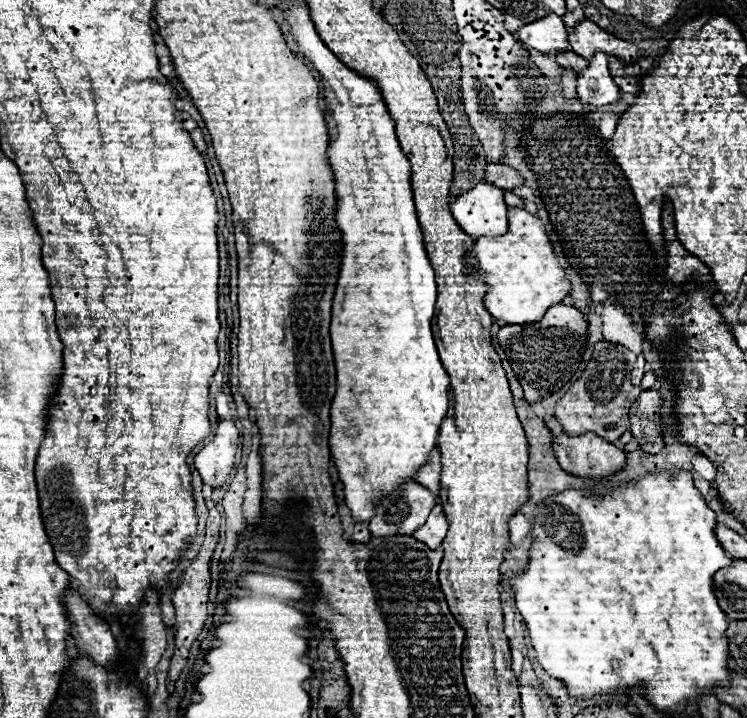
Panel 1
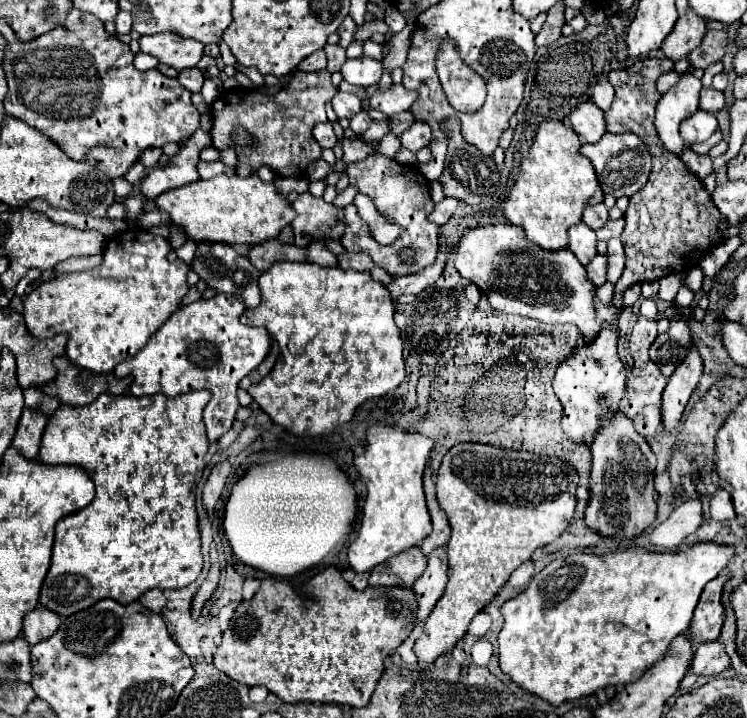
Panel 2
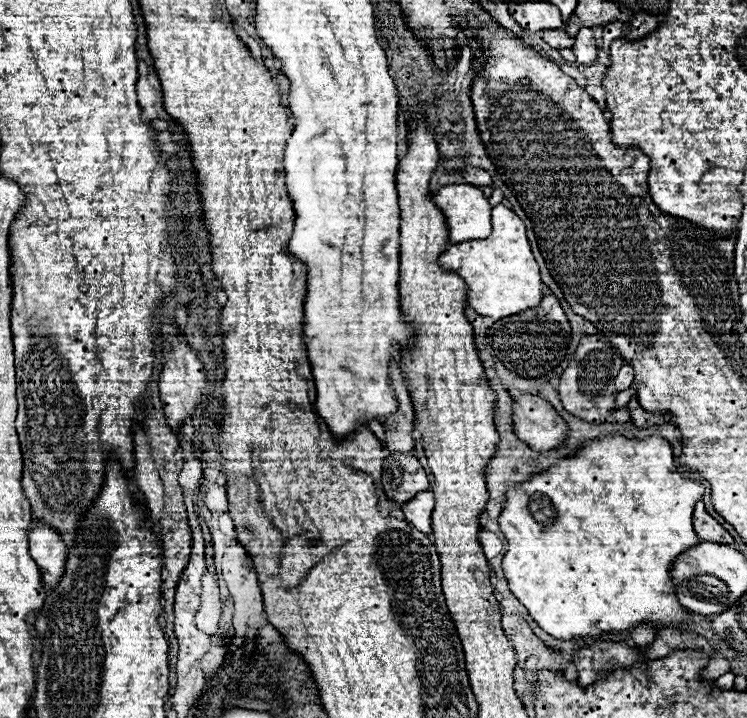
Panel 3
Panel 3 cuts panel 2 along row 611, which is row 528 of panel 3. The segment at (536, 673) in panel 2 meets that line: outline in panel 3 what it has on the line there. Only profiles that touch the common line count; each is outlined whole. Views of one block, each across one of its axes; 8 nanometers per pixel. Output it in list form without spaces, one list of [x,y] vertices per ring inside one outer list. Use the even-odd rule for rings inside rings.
[[[610,436],[610,438],[598,438],[596,442],[588,442],[576,452],[576,456],[558,460],[556,466],[548,468],[540,476],[534,476],[532,480],[520,486],[512,486],[508,490],[506,506],[500,514],[500,528],[508,544],[508,550],[502,558],[502,570],[506,574],[508,588],[520,600],[520,604],[528,608],[534,622],[556,640],[574,640],[574,636],[590,638],[590,636],[602,636],[604,632],[626,632],[640,624],[652,624],[656,630],[660,628],[684,630],[692,620],[688,616],[688,610],[678,602],[678,598],[672,598],[674,586],[670,578],[670,566],[676,562],[674,558],[678,558],[684,550],[700,544],[700,538],[696,536],[692,526],[692,514],[696,502],[700,502],[702,496],[704,496],[704,488],[700,482],[686,480],[678,474],[674,466],[672,448],[660,436],[650,436],[646,440],[626,440],[624,436]]]

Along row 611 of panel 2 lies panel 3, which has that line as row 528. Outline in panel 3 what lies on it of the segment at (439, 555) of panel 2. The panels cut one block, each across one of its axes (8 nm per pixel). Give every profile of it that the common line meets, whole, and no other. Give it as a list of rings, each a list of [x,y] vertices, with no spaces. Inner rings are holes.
[[[422,492],[420,496],[416,496],[416,500],[410,500],[408,504],[404,504],[404,514],[406,520],[410,524],[414,524],[420,532],[424,534],[432,534],[432,510],[434,510],[434,494]]]

